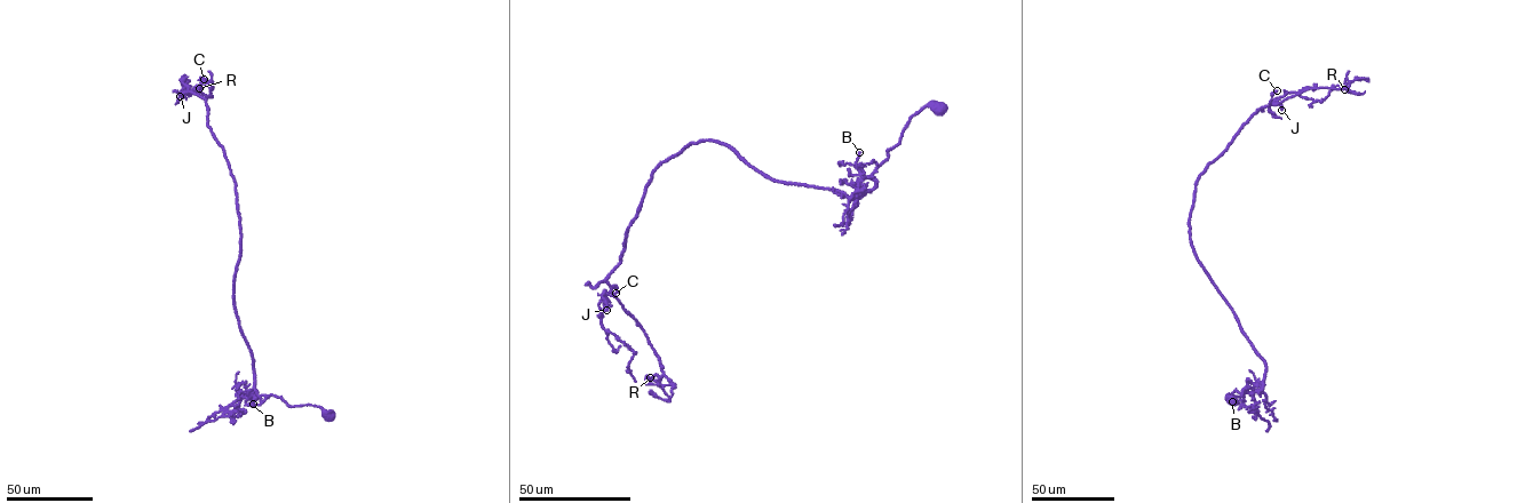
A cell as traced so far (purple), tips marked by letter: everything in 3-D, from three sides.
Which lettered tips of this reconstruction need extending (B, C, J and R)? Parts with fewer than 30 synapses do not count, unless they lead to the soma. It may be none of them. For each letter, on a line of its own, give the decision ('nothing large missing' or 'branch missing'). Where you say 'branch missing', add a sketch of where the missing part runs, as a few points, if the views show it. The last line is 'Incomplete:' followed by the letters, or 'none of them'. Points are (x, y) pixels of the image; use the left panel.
B: nothing large missing
C: nothing large missing
J: nothing large missing
R: nothing large missing
Incomplete: none of them

